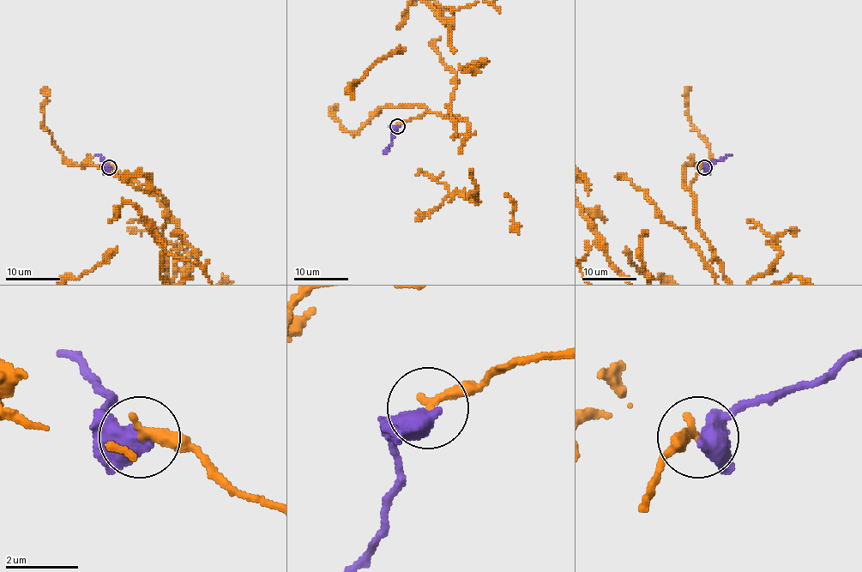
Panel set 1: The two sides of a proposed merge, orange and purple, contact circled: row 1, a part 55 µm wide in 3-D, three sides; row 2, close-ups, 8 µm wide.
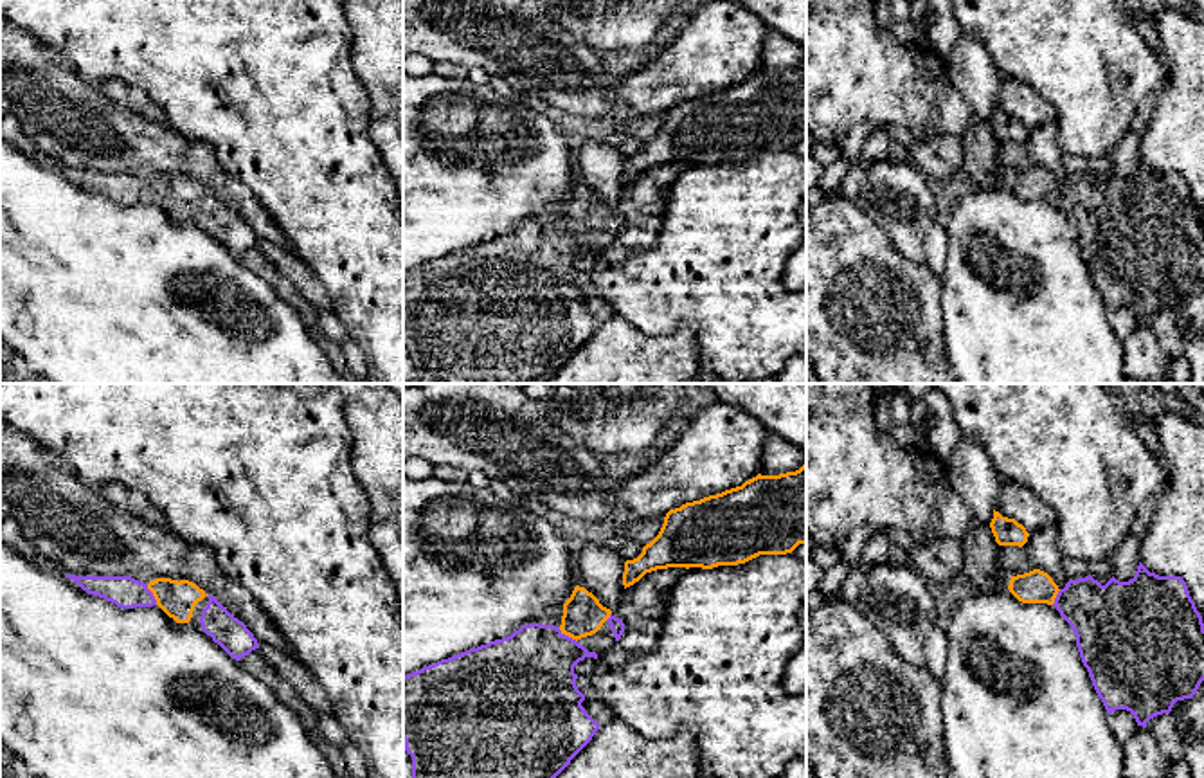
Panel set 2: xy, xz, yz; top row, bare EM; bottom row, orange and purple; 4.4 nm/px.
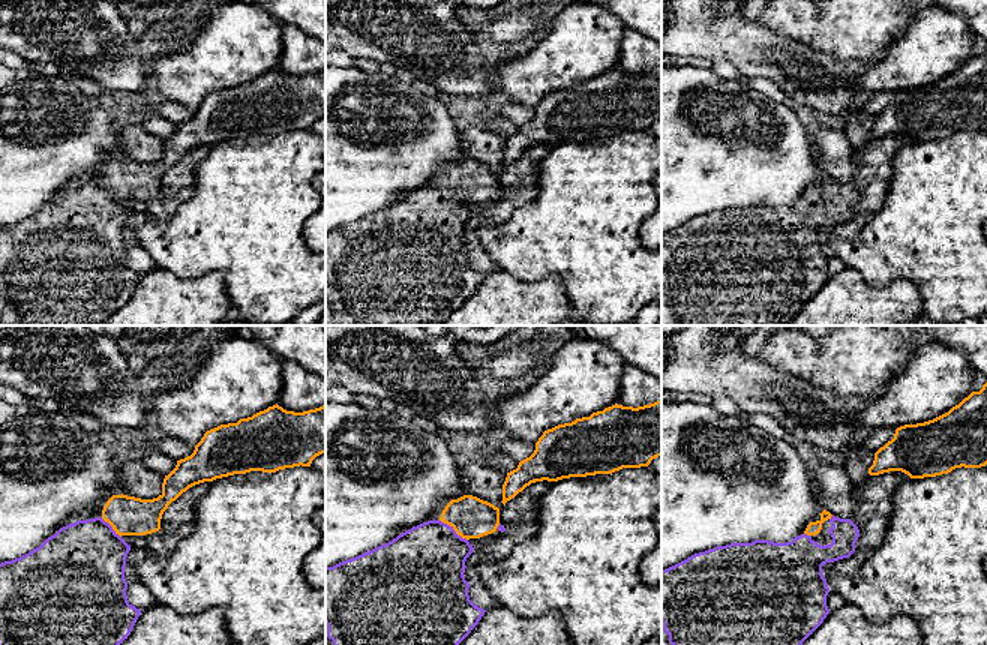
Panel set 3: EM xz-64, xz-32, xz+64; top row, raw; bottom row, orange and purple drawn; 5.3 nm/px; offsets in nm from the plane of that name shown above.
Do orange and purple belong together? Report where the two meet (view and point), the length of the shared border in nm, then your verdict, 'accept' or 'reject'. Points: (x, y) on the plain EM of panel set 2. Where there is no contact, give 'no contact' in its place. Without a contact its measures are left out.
contact xy (153, 191); length 110 nm; accept

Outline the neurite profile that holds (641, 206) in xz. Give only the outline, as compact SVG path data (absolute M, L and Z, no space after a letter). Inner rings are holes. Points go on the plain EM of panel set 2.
M668 164L646 169L626 184L612 213L624 220L624 229L608 247L598 250L603 265L617 265L632 249L653 247L662 225L668 189L686 164Z

